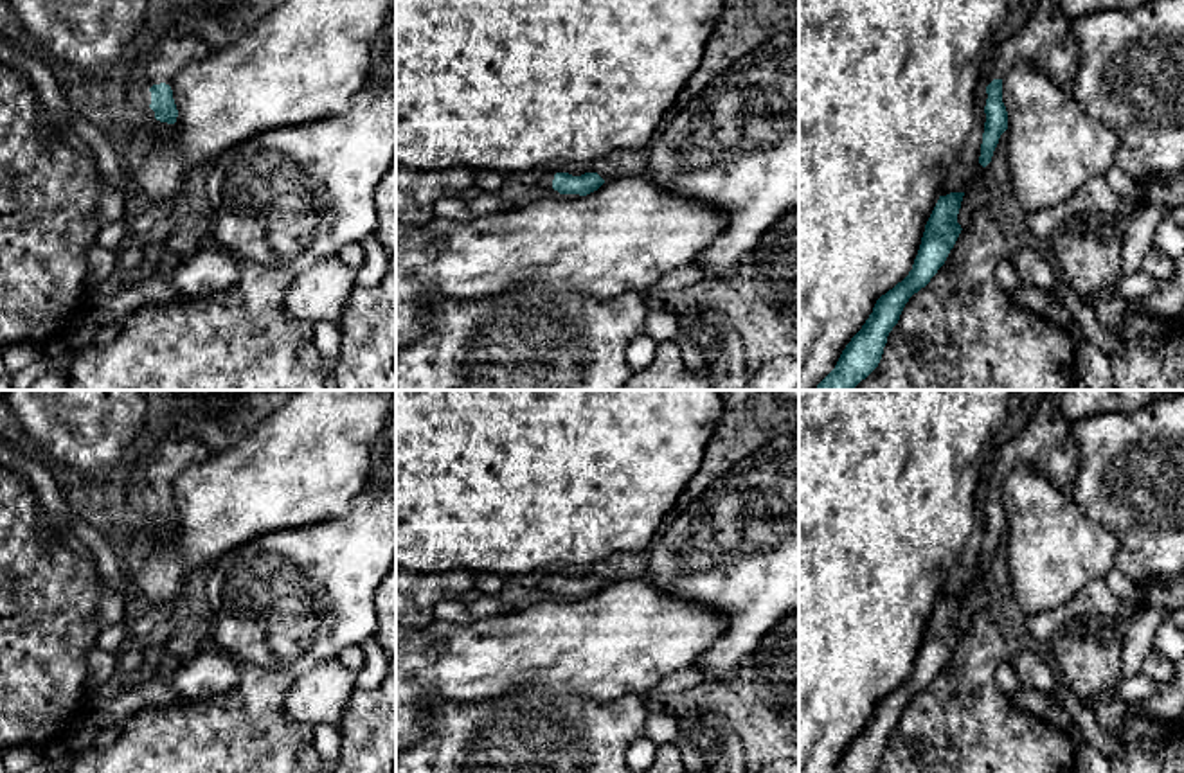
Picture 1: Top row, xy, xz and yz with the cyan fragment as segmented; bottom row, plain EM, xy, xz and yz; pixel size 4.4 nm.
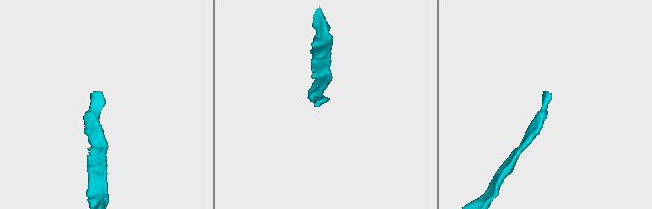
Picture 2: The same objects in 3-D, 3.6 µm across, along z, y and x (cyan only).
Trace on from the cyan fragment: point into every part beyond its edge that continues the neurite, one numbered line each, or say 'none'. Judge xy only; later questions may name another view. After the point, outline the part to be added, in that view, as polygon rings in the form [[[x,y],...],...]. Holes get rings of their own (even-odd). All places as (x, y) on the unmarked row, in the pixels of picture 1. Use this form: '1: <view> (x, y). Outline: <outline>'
1: xy (119, 507). Outline: [[[166,439],[153,446],[149,453],[135,453],[126,469],[101,484],[68,464],[49,460],[49,471],[70,511],[95,527],[115,555],[124,555],[130,539],[140,530],[175,532],[155,521],[149,491],[166,485],[173,493],[176,476],[209,457],[207,446],[194,439]]]

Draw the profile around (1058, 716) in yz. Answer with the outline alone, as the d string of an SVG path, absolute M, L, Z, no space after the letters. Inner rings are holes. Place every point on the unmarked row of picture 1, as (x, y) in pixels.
M1049 694L1051 701L1053 701L1053 708L1047 714L1045 721L1053 723L1058 728L1071 728L1074 724L1071 714L1063 708L1062 703L1062 694Z

